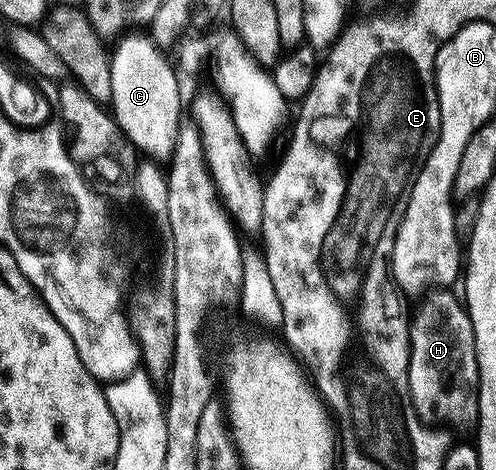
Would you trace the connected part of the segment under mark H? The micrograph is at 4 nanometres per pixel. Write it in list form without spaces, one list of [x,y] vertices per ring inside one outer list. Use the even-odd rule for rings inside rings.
[[[433,291],[420,302],[417,314],[412,314],[409,326],[409,398],[413,400],[413,410],[422,422],[454,431],[457,427],[469,428],[479,415],[477,398],[477,352],[475,351],[475,331],[469,318],[469,310],[449,291]]]

